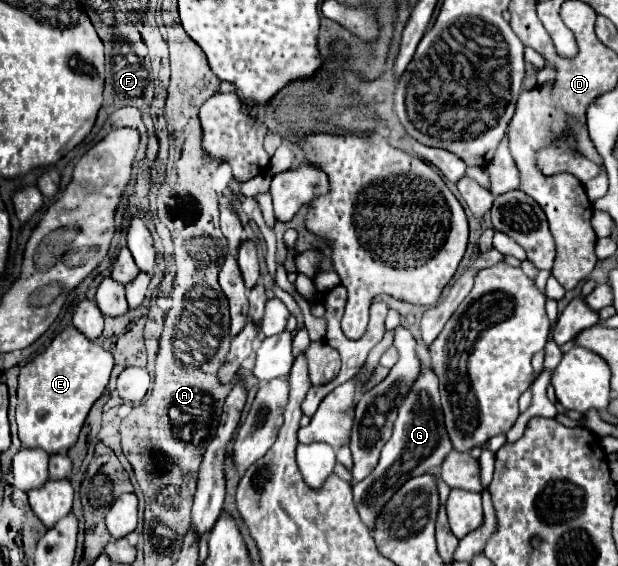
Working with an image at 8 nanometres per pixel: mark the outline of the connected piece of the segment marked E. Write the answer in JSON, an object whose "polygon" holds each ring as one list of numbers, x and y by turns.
{"polygon":[[66,326,40,356,20,370,16,424,22,446,42,448,50,456,66,454,76,444,92,404,102,396,112,366,114,358,108,350,86,340,74,326]]}

